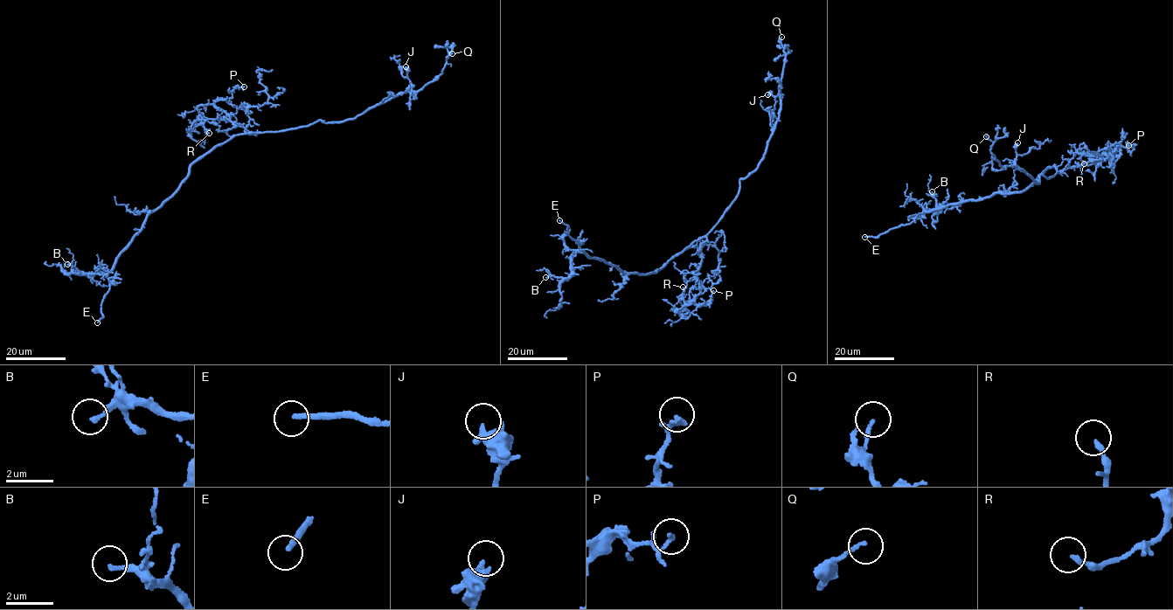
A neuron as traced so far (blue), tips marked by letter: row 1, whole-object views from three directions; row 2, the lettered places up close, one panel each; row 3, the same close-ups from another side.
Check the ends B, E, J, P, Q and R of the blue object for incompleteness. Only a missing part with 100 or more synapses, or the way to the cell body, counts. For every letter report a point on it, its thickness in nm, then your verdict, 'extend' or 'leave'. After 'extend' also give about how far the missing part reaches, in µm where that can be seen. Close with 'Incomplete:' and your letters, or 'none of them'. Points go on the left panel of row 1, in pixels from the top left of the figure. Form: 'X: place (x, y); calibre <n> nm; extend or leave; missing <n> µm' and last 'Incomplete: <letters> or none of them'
B: place (67, 264); calibre 180 nm; leave
E: place (97, 322); calibre 200 nm; extend; missing 20 µm
J: place (406, 66); calibre 320 nm; leave
P: place (244, 86); calibre 120 nm; leave
Q: place (452, 53); calibre 140 nm; leave
R: place (209, 133); calibre 190 nm; leave
Incomplete: E

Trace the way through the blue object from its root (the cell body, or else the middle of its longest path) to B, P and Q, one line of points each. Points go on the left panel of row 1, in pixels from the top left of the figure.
B: (230, 140), (194, 162), (173, 194), (147, 212), (141, 229), (118, 254), (109, 272), (81, 274), (67, 264)
P: (230, 140), (240, 134), (256, 134), (246, 132), (215, 105), (219, 98), (231, 97), (236, 86), (244, 86)
Q: (230, 140), (319, 120), (351, 119), (407, 90), (422, 87), (441, 72), (452, 53)

